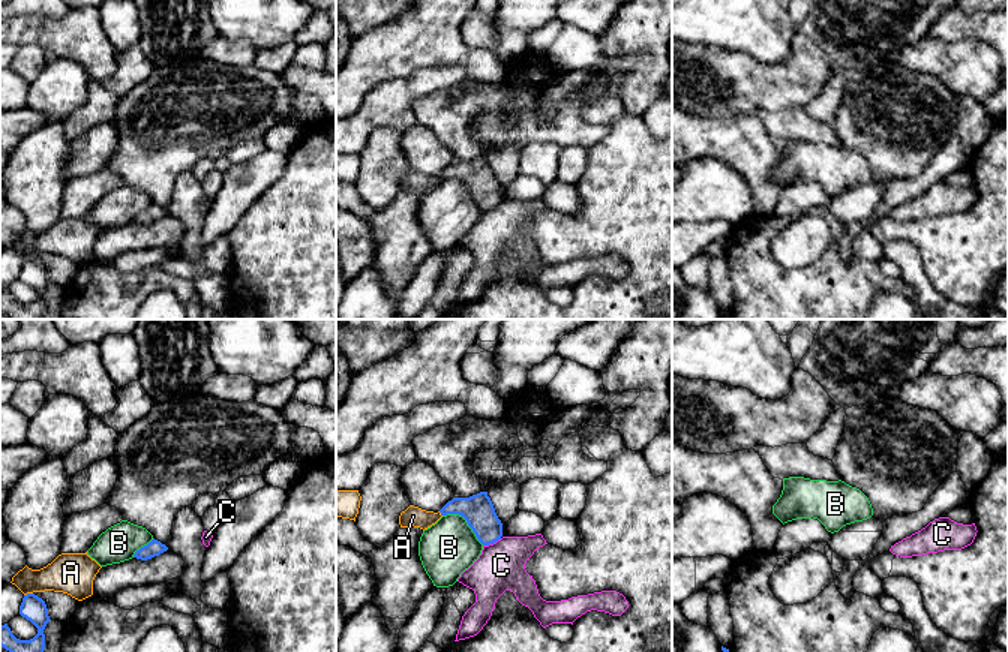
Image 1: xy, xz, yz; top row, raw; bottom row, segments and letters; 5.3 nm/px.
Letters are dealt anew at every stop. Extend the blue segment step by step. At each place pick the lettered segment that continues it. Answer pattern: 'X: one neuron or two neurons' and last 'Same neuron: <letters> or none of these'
A: two neurons
B: two neurons
C: two neurons
Same neuron: none of these

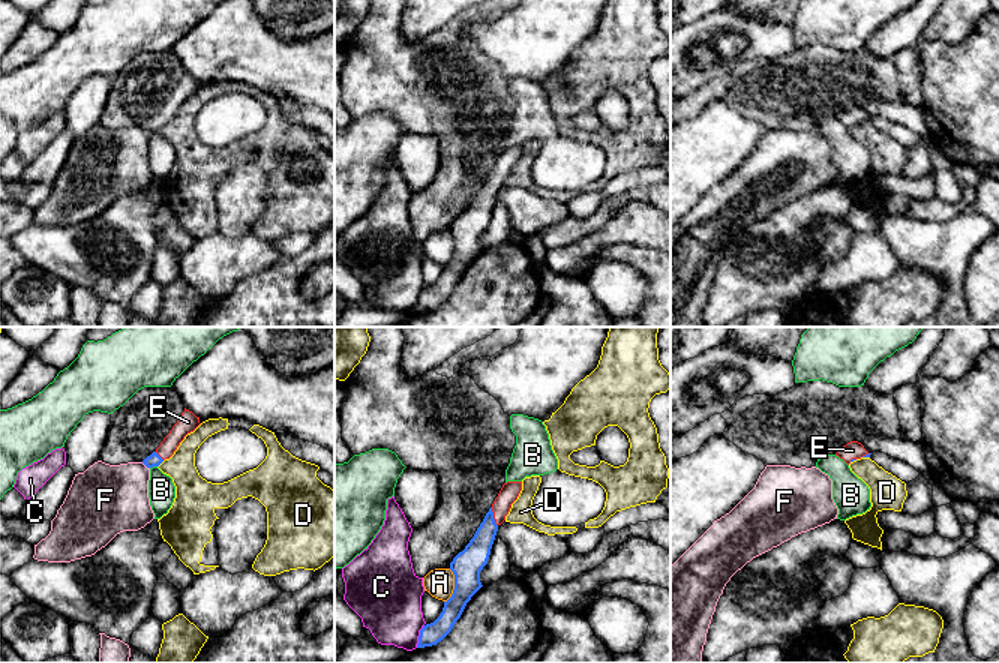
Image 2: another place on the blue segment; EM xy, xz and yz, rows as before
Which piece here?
A: two neurons
B: two neurons
C: two neurons
D: two neurons
E: one neuron
F: two neurons
Same neuron: E

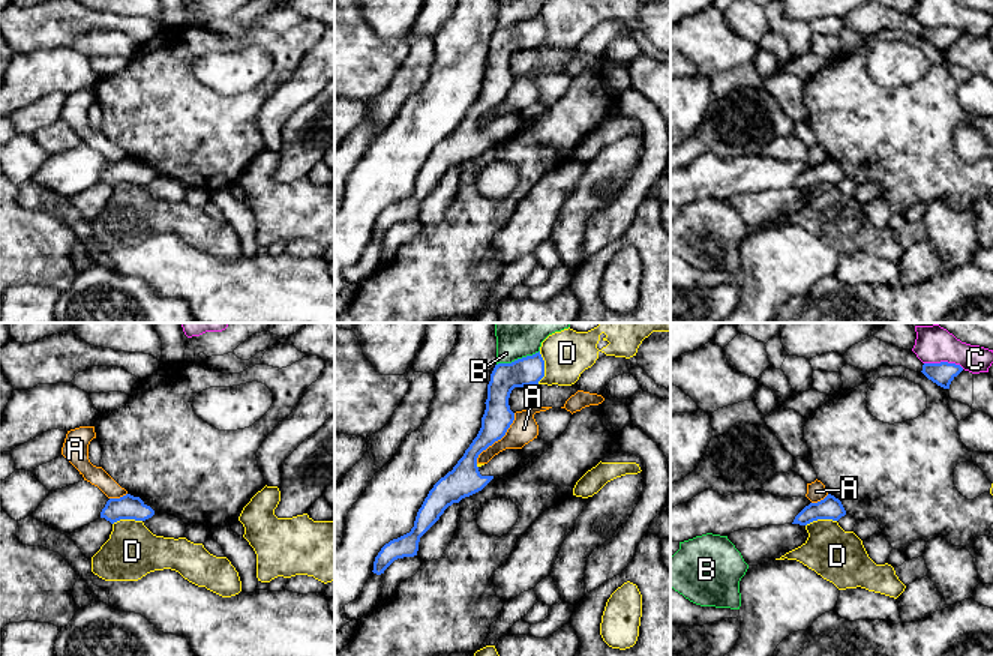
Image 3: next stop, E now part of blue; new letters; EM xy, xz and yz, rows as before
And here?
A: two neurons
B: two neurons
C: two neurons
D: two neurons
Same neuron: none of these

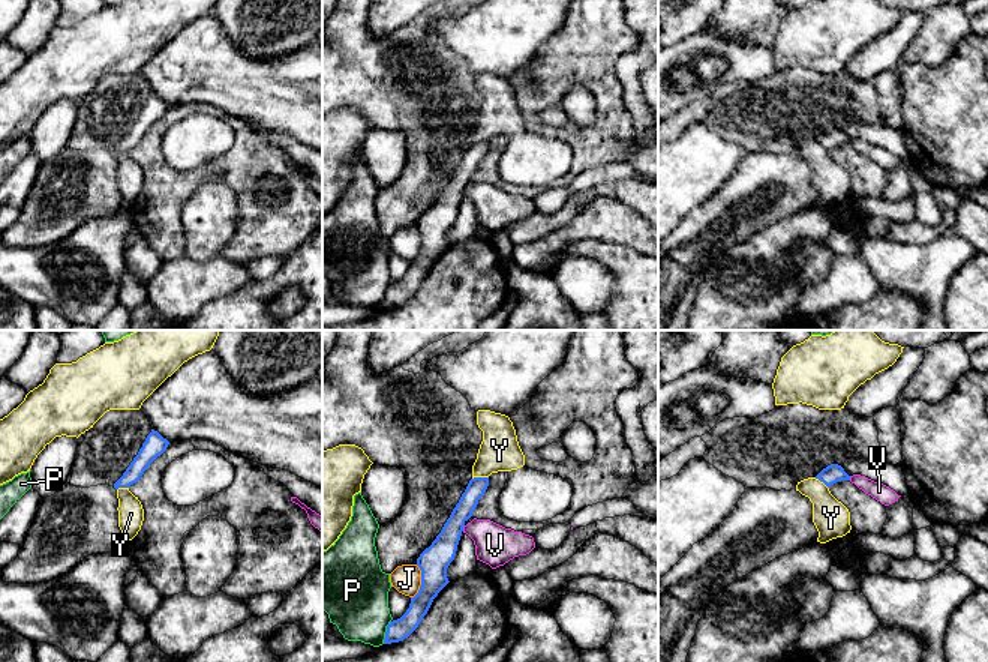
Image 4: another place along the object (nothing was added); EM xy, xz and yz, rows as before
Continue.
J: two neurons
P: two neurons
V: two neurons
Y: two neurons
Same neuron: none of these

